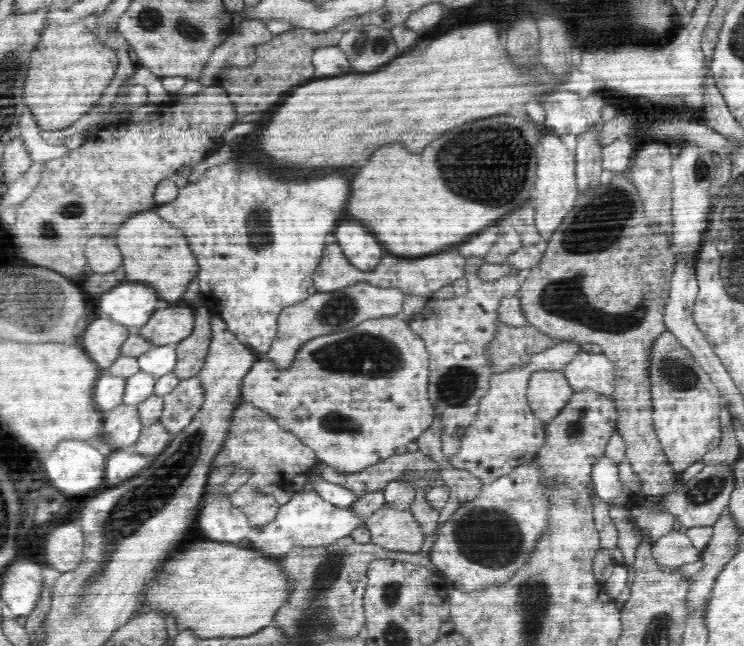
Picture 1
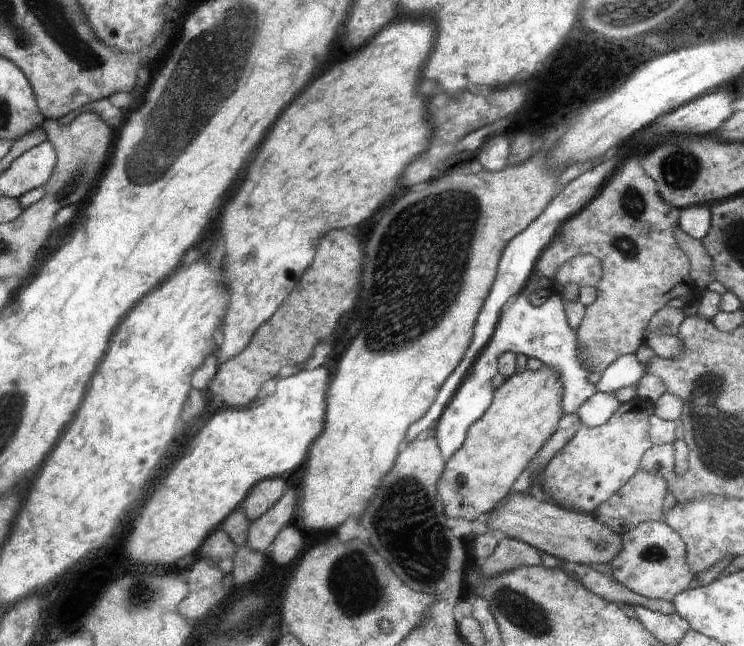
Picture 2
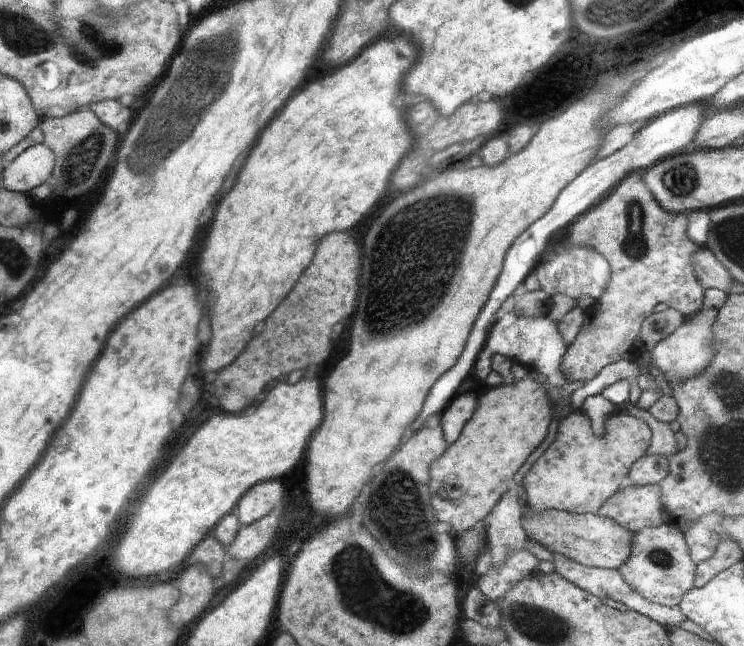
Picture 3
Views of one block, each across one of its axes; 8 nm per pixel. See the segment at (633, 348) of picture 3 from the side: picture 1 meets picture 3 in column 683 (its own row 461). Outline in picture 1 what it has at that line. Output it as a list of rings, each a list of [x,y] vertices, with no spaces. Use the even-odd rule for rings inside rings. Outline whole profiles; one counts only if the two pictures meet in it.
[[[239,402],[229,423],[229,433],[223,448],[212,461],[211,468],[244,469],[250,473],[249,479],[228,497],[229,501],[247,516],[249,525],[259,528],[274,520],[279,503],[273,496],[256,496],[258,490],[270,484],[286,486],[296,474],[309,473],[316,460],[315,452],[302,443],[292,431],[280,426],[273,416],[251,402]]]

